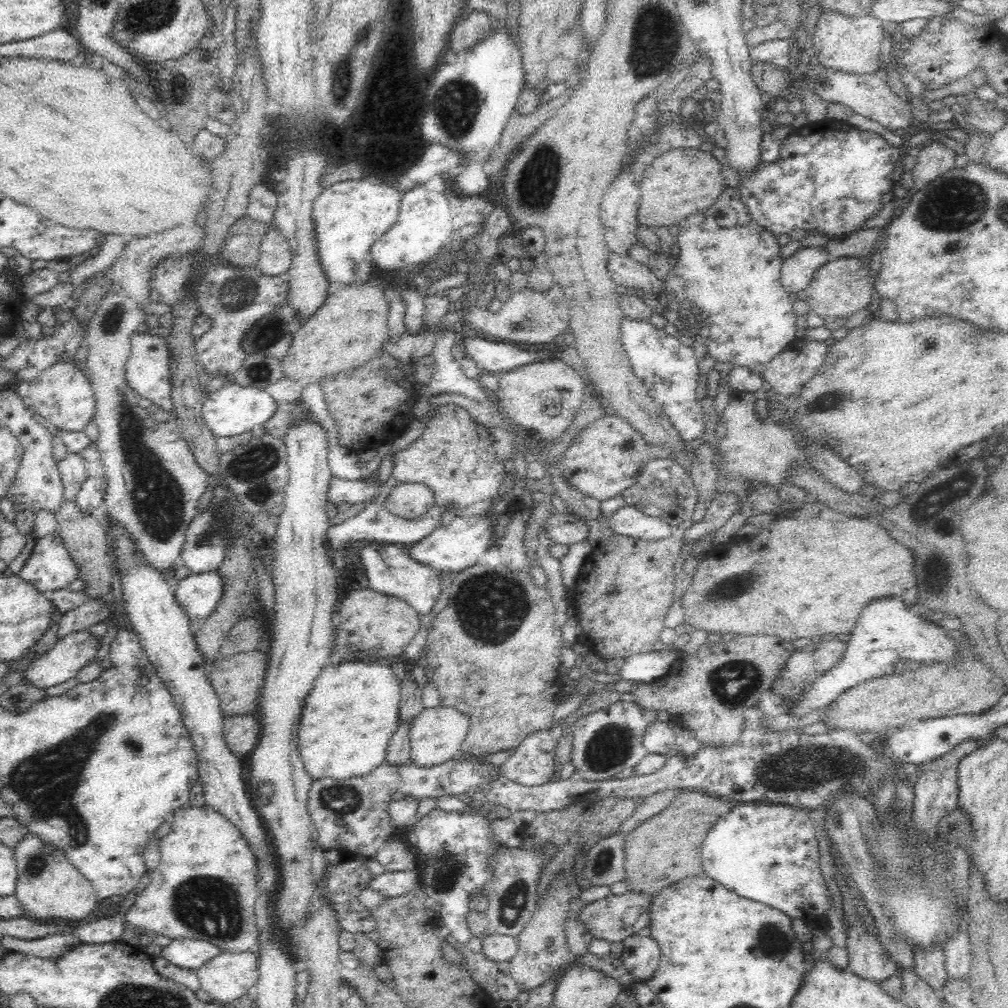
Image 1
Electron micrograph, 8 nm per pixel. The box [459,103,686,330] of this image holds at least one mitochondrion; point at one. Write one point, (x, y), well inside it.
(535, 185)

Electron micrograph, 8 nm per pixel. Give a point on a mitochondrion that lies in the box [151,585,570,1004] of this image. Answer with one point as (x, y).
(209, 906)

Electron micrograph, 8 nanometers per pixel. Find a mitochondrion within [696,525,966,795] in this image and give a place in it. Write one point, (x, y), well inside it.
(733, 684)

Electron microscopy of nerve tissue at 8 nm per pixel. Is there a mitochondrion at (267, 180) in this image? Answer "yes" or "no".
no

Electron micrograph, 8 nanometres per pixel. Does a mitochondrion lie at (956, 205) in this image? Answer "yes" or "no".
yes

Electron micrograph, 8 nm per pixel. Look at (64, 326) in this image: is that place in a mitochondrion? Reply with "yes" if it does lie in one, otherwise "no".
no

